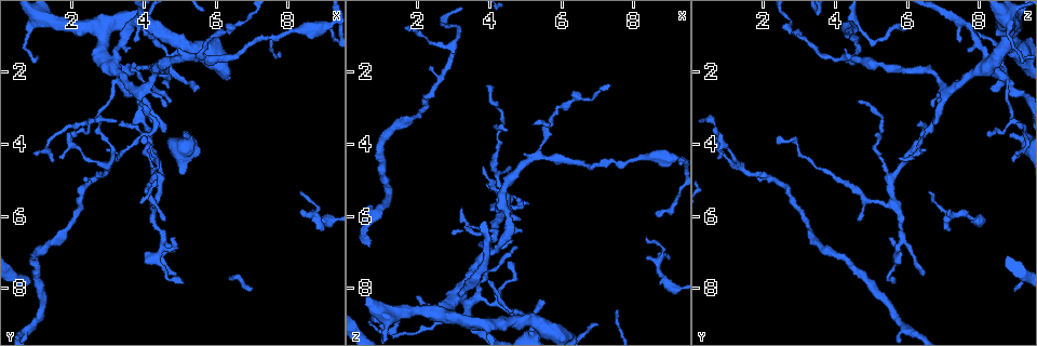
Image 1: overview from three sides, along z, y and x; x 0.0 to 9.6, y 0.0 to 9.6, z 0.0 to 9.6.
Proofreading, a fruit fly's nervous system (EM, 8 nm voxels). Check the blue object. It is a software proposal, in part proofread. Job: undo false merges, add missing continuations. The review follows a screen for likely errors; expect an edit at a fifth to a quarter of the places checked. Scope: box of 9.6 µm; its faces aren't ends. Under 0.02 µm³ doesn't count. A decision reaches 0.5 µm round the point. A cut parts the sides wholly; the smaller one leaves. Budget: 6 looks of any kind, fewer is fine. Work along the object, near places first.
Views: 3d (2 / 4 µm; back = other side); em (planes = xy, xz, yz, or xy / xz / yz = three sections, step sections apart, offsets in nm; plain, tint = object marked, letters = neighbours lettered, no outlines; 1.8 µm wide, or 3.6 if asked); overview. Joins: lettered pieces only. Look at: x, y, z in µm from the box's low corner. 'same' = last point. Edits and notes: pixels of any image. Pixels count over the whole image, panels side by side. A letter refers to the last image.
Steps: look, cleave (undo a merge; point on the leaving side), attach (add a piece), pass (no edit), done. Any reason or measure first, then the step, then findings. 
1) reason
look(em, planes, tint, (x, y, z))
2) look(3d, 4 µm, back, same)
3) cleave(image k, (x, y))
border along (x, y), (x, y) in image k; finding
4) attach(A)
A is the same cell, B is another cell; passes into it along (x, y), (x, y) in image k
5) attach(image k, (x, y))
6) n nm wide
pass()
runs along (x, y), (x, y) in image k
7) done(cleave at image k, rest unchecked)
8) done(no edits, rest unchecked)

abrupt turn
look(em, planes, tint, (4.65, 1.85, 8.70))

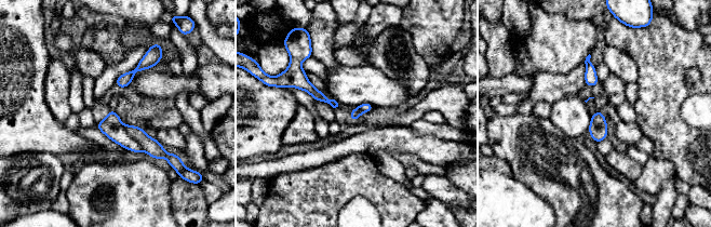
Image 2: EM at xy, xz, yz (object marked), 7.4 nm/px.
look(em, planes, letters, same)

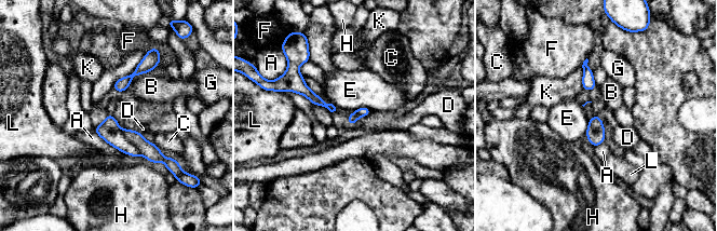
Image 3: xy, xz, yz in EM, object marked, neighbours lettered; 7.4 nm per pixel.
80 nm wide
cleave(image 3, (109, 131))
A, B, C, D, E, F, G, H, K and L are other cells; border along (121, 130), (141, 153) in image 3; a second cell is stuck on

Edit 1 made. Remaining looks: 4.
look(overview)

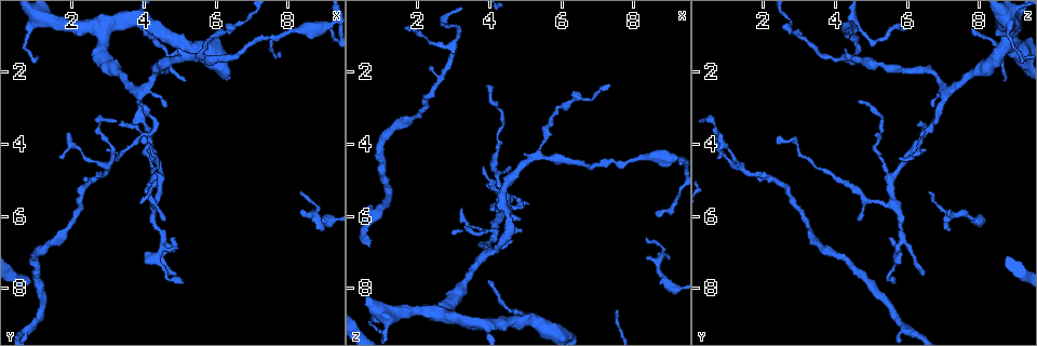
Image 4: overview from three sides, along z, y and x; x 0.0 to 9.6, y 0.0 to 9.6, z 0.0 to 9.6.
look(em, planes, letters, (3.80, 2.85, 4.60))

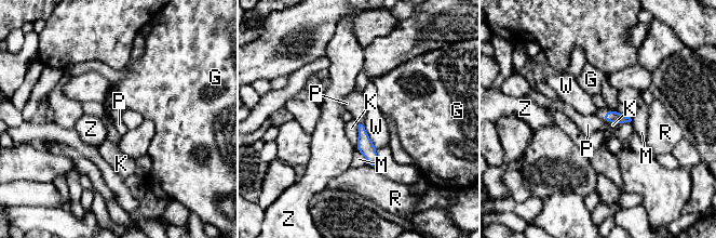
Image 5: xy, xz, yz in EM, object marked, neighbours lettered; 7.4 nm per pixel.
80 nm wide; W touches over 200 nm
pass()
G, K, M, P, R, W and Z are other cells; none of them fits

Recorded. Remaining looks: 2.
narrows sharply
look(em, planes, tint, (4.00, 3.40, 6.75))

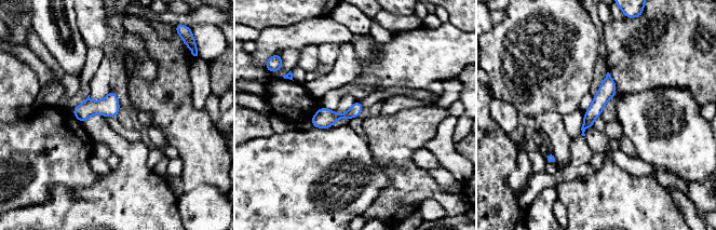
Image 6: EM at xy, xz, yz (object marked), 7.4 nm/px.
what lies round it
look(em, planes, letters, same)

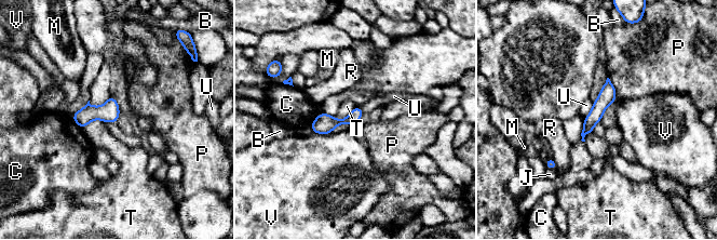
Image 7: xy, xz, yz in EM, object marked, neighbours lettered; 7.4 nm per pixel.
pass()
B, C, J, M, P, R, T, U and V are other cells; border along (356, 106), (340, 119), (334, 117) in image 7; continuous, no second cell

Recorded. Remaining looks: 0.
done(cleave at image 3, rest unchecked)

